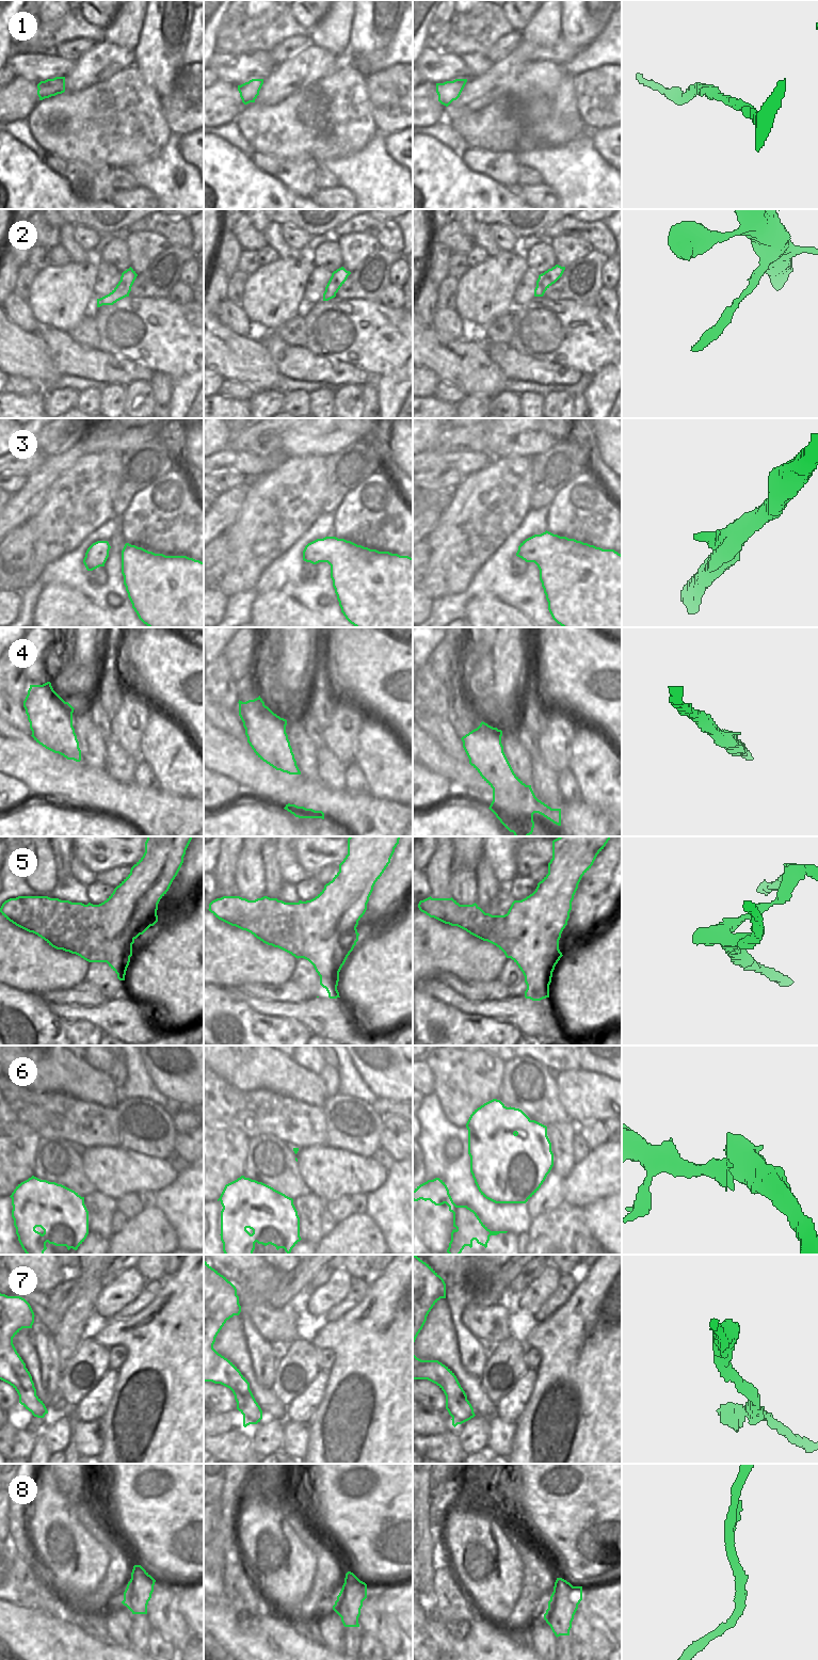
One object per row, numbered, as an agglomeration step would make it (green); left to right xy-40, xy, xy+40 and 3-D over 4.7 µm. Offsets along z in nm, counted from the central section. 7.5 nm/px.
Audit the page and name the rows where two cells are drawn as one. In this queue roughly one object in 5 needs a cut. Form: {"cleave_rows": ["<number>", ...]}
{"cleave_rows": ["2", "5"]}

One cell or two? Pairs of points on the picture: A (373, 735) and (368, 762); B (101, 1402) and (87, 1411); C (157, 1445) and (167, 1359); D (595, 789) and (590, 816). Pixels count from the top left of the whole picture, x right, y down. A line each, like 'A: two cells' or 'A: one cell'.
A: one cell
B: one cell
C: one cell
D: two cells

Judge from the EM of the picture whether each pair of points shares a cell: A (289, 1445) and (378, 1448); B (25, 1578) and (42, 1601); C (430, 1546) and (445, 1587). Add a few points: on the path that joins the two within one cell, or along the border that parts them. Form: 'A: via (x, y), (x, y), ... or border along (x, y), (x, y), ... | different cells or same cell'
A: border along (309, 1422), (309, 1441), (306, 1452) | different cells
B: via (30, 1583), (38, 1596) | same cell
C: border along (445, 1561), (433, 1575), (432, 1591) | different cells

